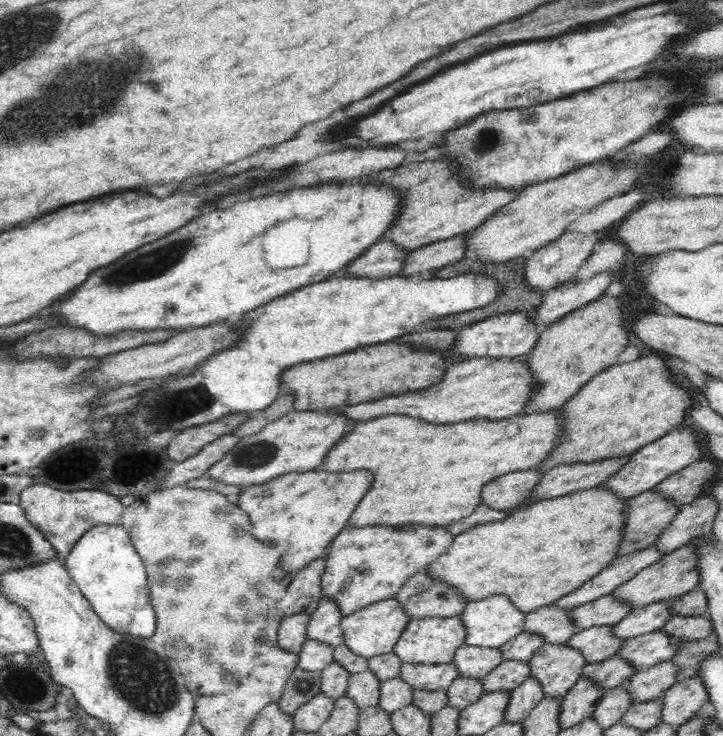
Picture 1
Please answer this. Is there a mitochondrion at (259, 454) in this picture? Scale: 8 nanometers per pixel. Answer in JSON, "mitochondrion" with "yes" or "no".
{"mitochondrion":"yes"}

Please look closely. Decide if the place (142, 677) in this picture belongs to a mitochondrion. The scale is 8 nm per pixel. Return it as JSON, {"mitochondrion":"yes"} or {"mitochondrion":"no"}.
{"mitochondrion":"yes"}

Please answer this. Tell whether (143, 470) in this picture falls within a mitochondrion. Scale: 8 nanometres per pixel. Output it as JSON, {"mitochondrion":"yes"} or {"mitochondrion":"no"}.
{"mitochondrion":"no"}

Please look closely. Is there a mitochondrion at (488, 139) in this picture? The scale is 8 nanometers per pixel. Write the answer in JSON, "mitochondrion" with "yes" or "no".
{"mitochondrion":"yes"}

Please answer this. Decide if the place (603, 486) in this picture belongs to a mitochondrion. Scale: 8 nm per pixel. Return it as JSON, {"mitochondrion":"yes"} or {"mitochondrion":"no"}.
{"mitochondrion":"no"}

